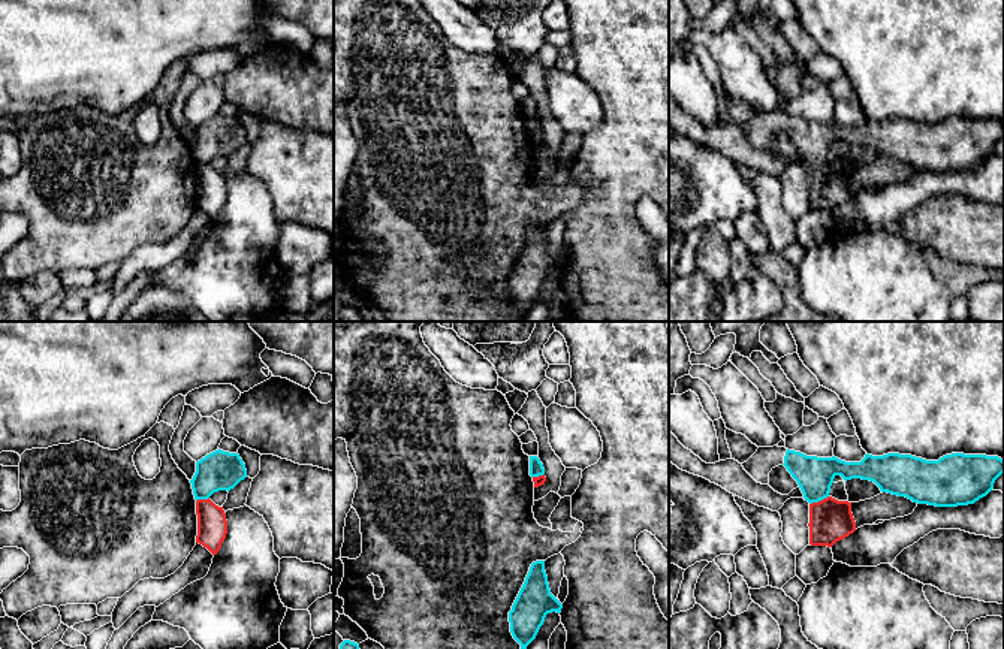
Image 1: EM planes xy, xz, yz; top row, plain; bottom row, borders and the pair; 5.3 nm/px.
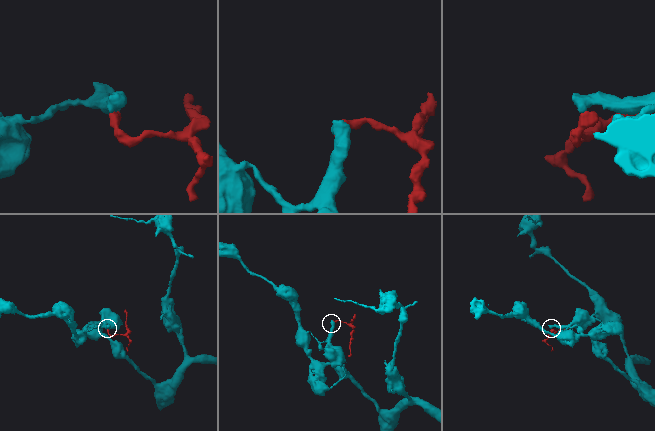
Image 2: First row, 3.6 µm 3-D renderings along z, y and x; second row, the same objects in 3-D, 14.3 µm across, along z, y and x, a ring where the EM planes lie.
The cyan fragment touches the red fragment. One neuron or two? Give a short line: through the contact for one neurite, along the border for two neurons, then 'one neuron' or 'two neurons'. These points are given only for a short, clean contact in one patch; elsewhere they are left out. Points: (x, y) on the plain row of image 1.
yz (828, 160), (810, 169) | two neurons

